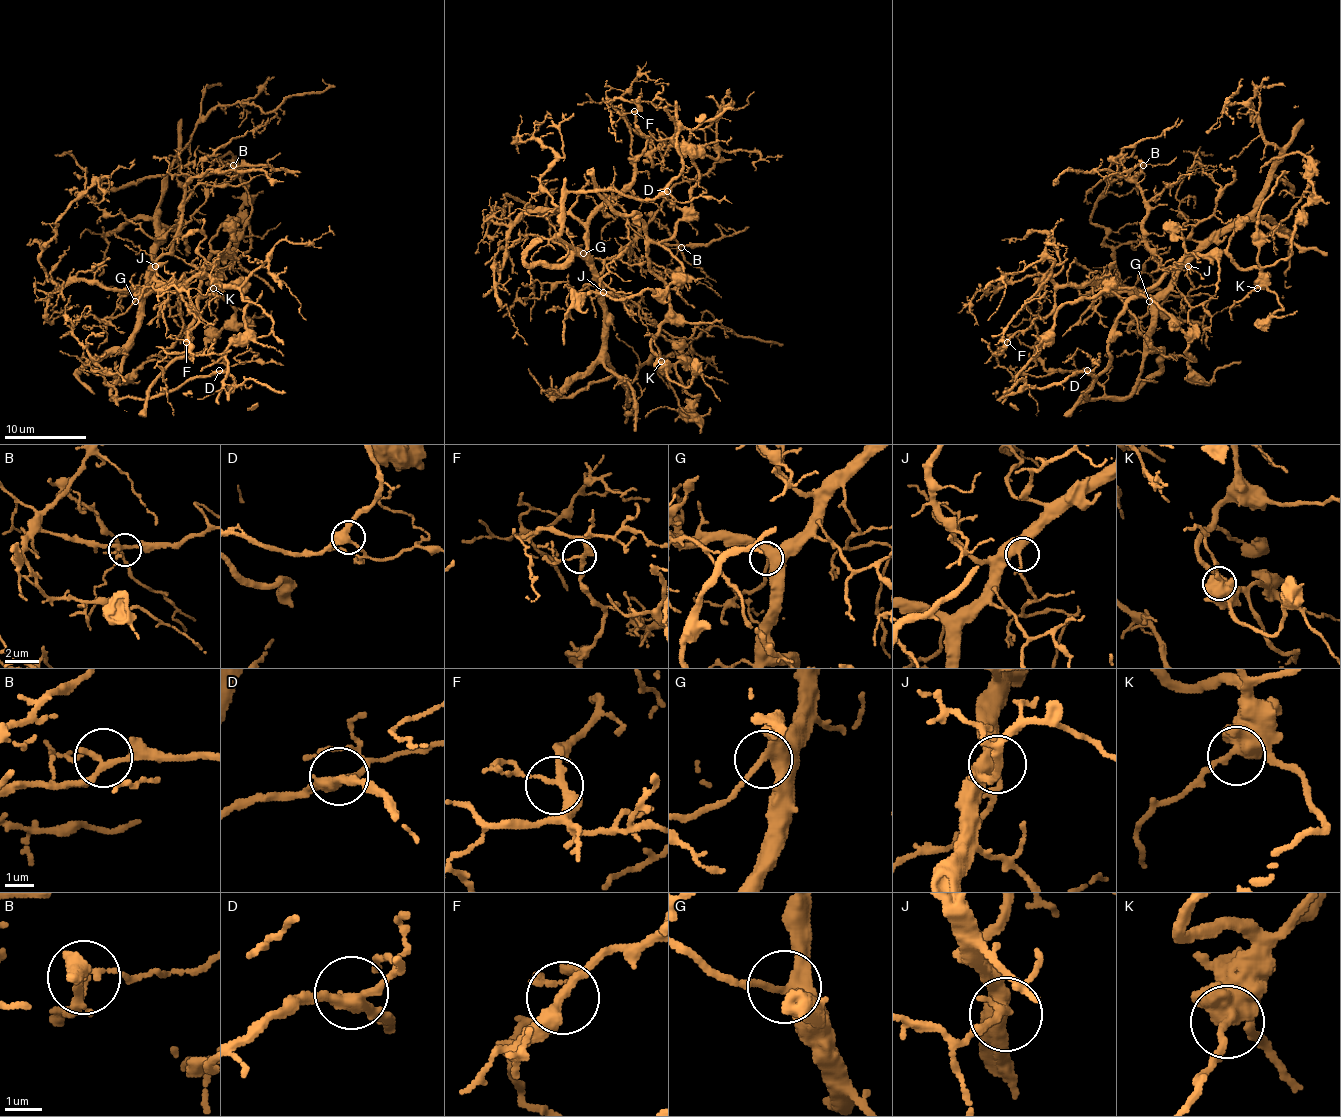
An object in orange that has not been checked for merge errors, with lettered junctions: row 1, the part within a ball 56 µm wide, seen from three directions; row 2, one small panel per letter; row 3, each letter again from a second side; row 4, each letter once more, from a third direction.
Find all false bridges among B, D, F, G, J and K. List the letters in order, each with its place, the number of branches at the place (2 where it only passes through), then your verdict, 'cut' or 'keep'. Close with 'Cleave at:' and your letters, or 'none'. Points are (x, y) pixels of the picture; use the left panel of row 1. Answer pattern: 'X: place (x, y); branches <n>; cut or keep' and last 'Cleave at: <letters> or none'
B: place (233, 165); branches 4; keep
D: place (219, 370); branches 3; keep
F: place (186, 342); branches 3; keep
G: place (135, 301); branches 3; keep
J: place (155, 266); branches 3; keep
K: place (213, 288); branches 3; keep
Cleave at: none

